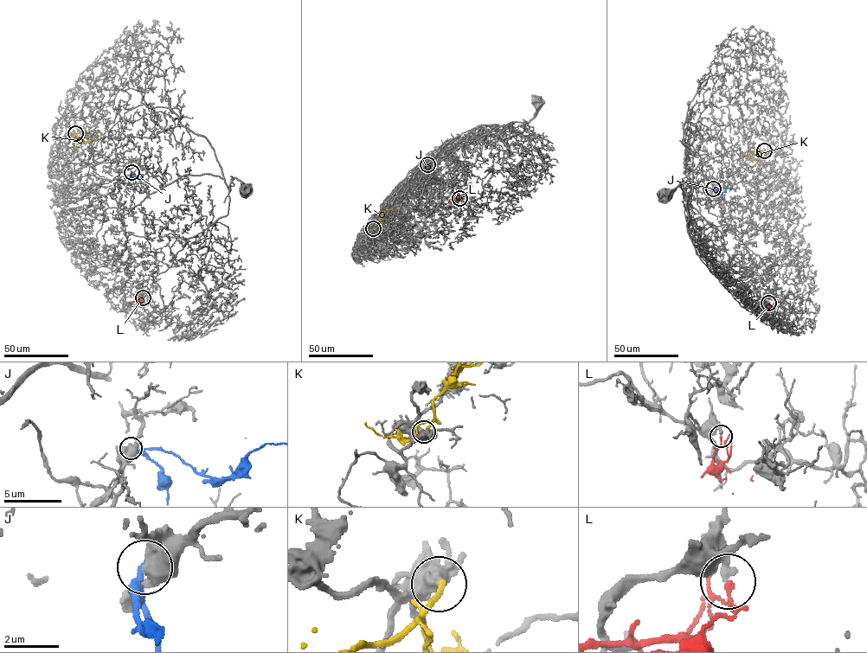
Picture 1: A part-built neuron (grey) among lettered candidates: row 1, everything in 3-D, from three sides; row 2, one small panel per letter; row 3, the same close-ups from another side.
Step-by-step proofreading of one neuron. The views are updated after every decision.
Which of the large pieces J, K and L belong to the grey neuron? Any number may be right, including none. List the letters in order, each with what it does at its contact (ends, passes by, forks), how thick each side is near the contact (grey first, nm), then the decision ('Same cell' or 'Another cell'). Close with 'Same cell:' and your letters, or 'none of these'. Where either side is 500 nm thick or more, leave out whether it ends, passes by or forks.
J: Thickness 600 nm (grey) against 280 nm. Another cell
K: Thickness 600 nm (grey) against 240 nm. Another cell
L: It ends there. Thickness 320 nm (grey) against 140 nm. Another cell
Same cell: none of these

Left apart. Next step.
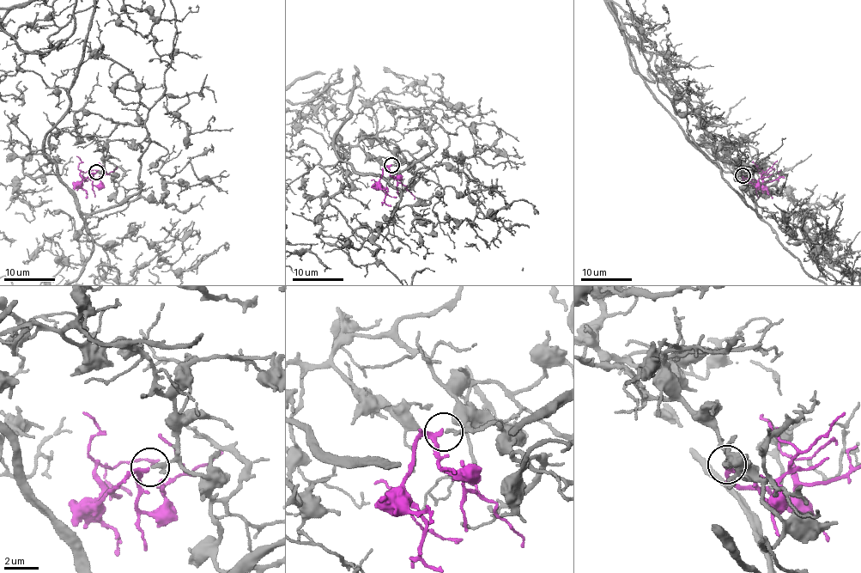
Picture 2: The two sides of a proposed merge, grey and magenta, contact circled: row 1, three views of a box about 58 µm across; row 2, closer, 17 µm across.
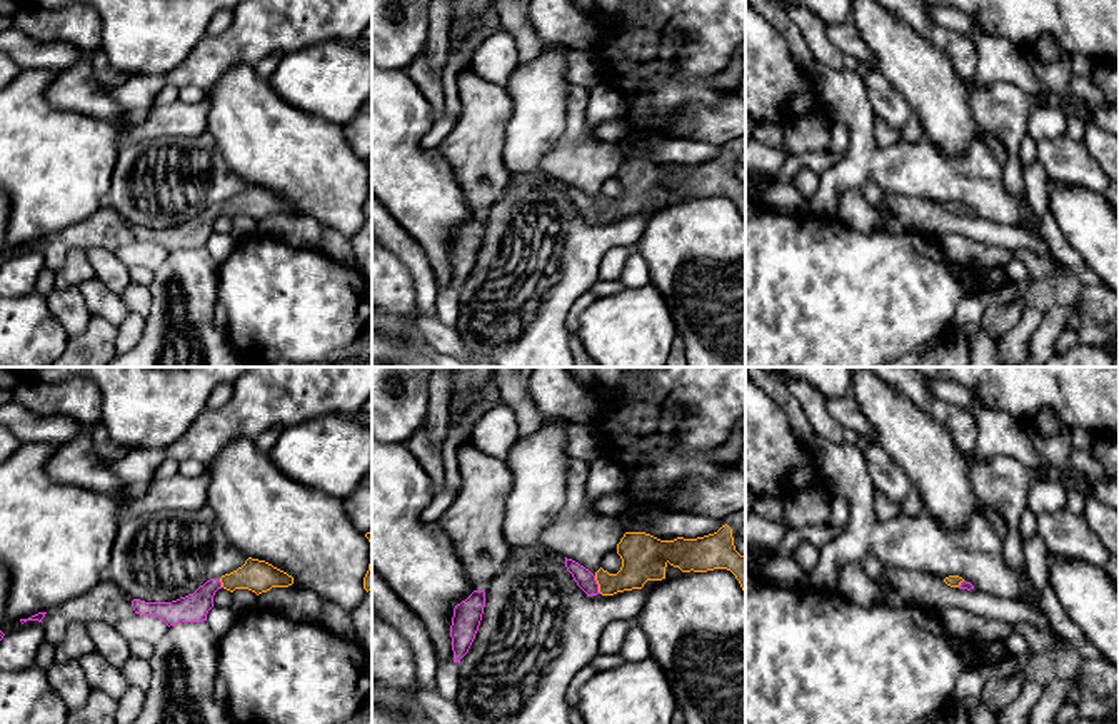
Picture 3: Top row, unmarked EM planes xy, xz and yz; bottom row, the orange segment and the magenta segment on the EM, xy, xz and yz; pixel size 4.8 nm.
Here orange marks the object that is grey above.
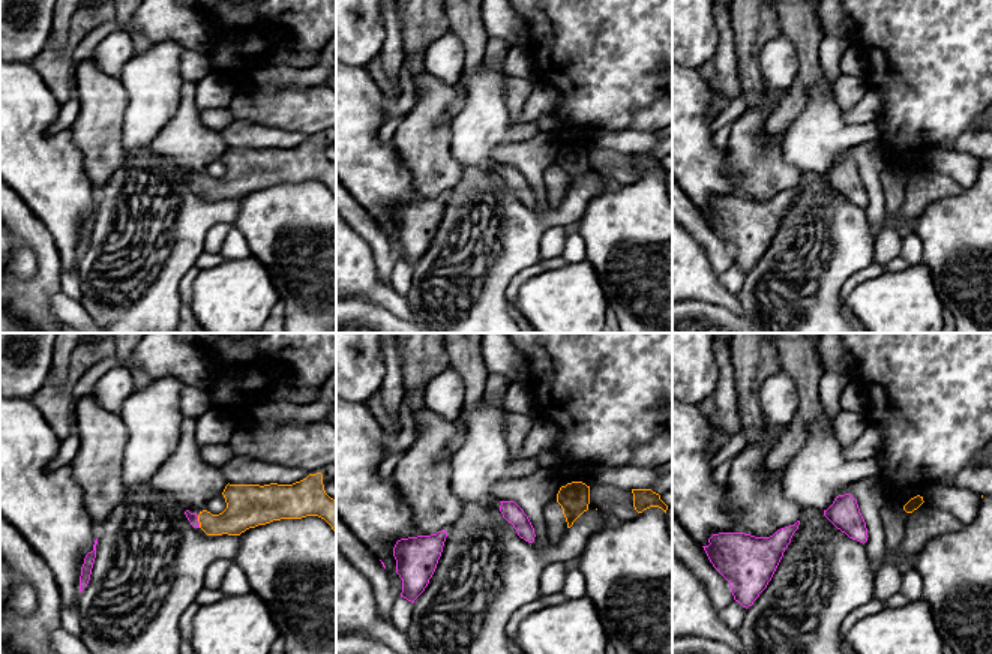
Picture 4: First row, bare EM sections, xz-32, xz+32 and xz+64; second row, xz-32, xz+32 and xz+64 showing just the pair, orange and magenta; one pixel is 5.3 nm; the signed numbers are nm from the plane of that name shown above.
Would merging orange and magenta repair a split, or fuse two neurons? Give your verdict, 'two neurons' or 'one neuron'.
one neuron

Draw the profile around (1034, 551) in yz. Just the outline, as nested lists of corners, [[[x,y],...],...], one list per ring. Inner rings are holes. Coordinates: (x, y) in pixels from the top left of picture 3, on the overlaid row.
[[[1037,537],[1022,540],[1022,556],[1032,584],[1042,591],[1049,584],[1049,551]]]

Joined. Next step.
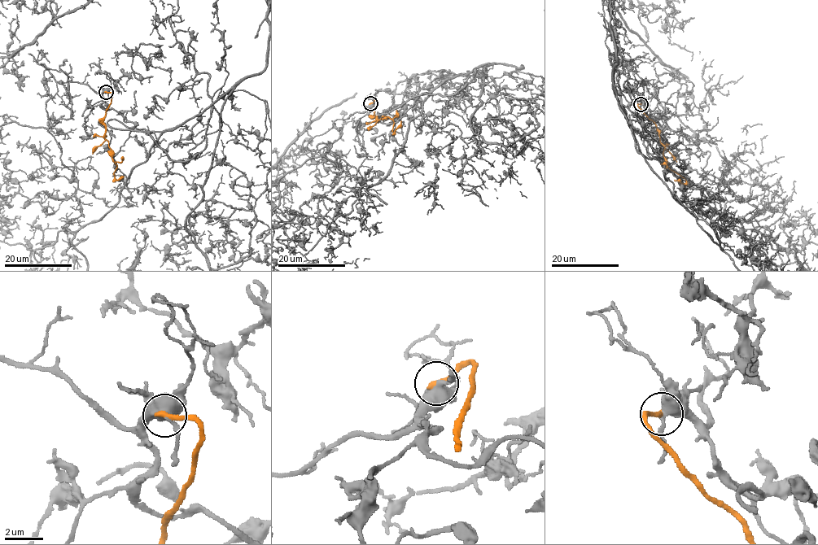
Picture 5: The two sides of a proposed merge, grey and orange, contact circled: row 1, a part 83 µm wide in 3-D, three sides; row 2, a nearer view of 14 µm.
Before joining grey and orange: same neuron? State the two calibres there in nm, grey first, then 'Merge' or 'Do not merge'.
Thickness 600 nm (grey) against 320 nm. Do not merge

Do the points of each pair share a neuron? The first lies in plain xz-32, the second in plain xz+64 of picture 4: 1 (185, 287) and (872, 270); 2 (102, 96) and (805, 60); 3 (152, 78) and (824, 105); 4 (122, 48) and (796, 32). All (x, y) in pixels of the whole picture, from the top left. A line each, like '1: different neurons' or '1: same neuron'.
1: same neuron
2: same neuron
3: same neuron
4: different neurons

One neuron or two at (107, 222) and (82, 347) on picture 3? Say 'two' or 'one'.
one

